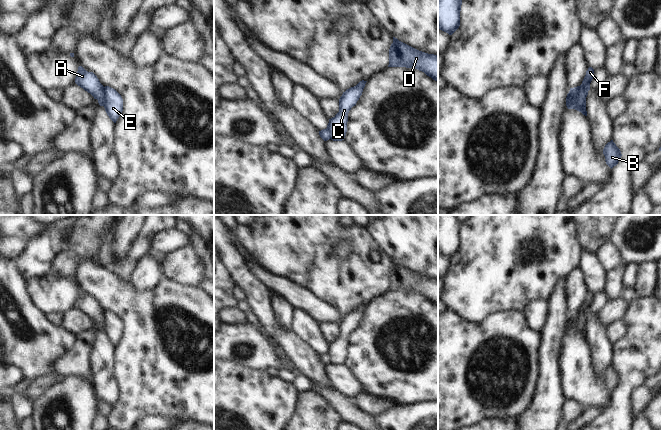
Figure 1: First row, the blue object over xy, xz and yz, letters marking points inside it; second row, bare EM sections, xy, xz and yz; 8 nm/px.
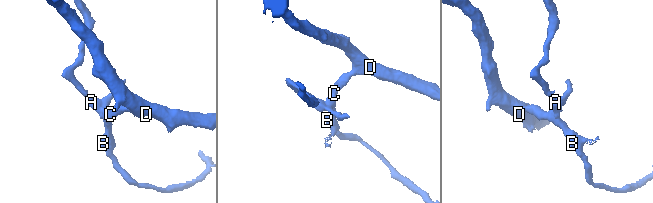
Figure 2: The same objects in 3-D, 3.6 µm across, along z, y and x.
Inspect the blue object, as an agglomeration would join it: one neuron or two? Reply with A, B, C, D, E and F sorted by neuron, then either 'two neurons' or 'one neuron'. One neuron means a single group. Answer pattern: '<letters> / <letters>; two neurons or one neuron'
A / B C D E F; two neurons

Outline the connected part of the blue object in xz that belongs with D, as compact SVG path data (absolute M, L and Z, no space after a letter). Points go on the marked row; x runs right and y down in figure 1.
M393 37L388 67L406 67L424 72L438 82L438 55L419 51Z

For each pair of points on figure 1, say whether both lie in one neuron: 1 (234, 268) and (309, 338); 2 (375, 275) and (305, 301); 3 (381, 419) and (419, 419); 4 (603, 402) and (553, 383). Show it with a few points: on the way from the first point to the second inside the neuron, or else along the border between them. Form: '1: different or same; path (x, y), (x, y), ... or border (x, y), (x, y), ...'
1: different; border (290, 329), (308, 345)
2: different; border (295, 284), (305, 288), (335, 309)
3: same; path (390, 419), (410, 419)
4: different; border (558, 363), (561, 388), (565, 398)

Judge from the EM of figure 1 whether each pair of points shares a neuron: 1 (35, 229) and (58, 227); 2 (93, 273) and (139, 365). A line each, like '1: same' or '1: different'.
1: different
2: same

